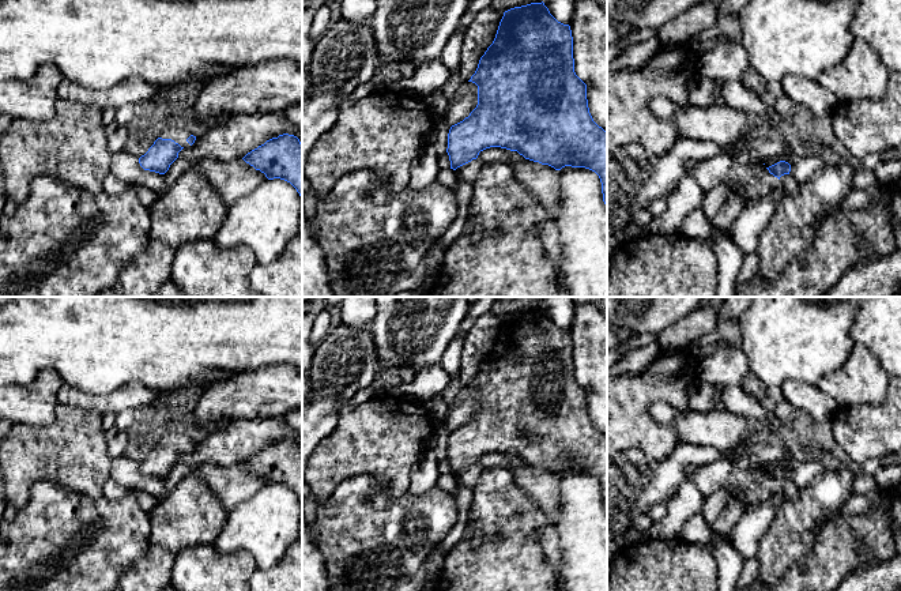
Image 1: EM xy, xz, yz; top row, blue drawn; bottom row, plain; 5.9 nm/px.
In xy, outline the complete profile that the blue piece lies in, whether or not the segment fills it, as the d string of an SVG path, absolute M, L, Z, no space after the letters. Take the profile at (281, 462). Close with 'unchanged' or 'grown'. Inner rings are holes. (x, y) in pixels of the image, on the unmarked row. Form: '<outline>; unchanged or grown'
M283 438L272 443L242 464L268 485L280 483L290 488L302 502L302 448L297 441Z; unchanged

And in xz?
M543 306L504 317L493 349L468 387L478 391L478 410L449 434L450 474L476 464L486 453L501 452L555 475L572 471L595 477L607 511L607 437L593 426L587 389L574 377L570 331L558 327Z; unchanged

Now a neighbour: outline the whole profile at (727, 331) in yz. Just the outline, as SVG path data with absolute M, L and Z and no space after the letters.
M717 320L712 334L702 335L694 340L689 354L697 355L697 360L704 360L712 355L721 343L730 347L740 347L742 345L742 320Z

